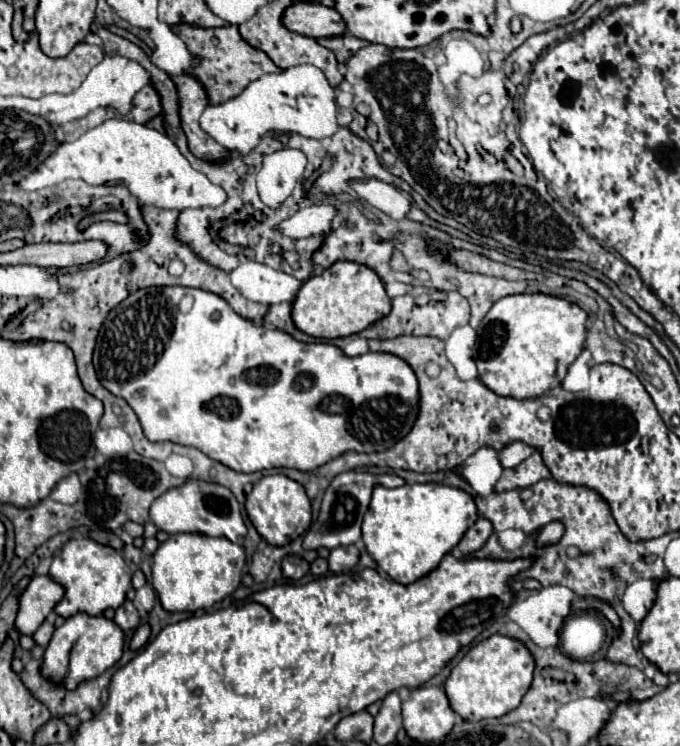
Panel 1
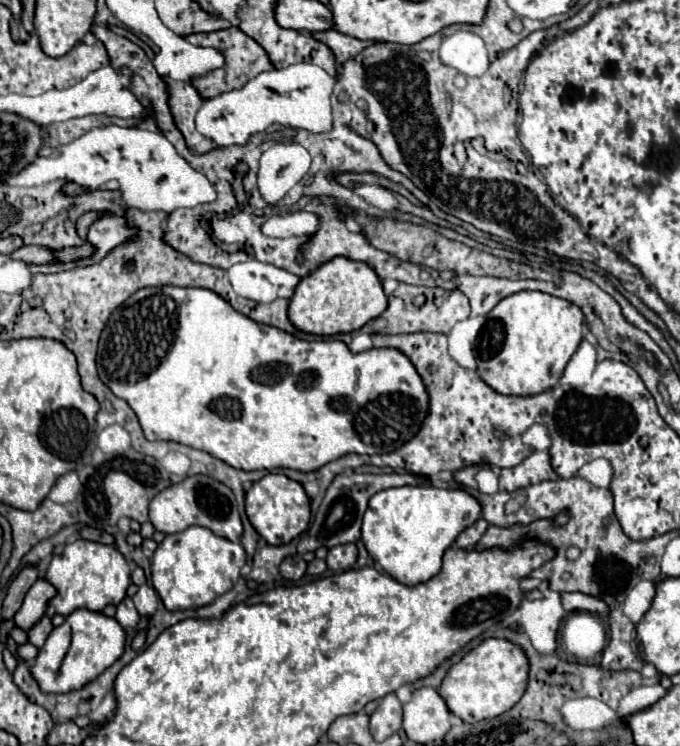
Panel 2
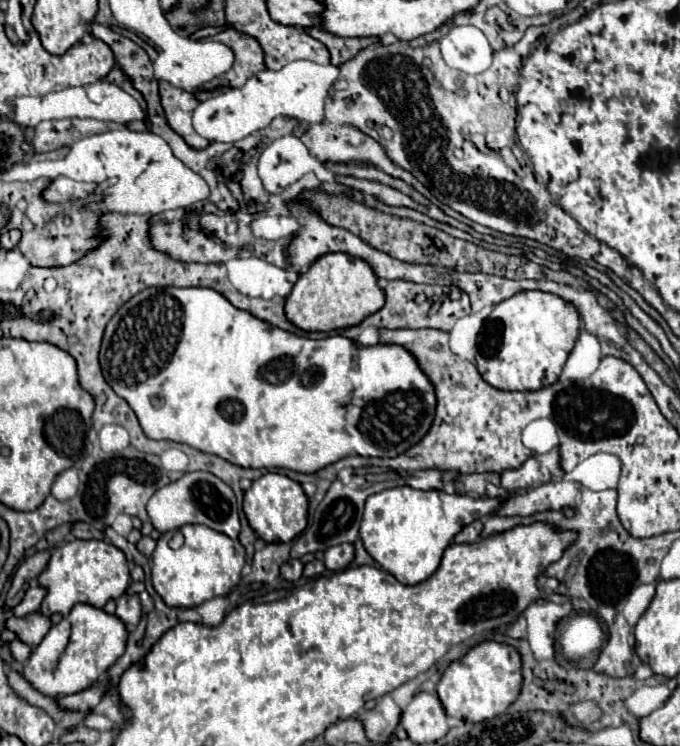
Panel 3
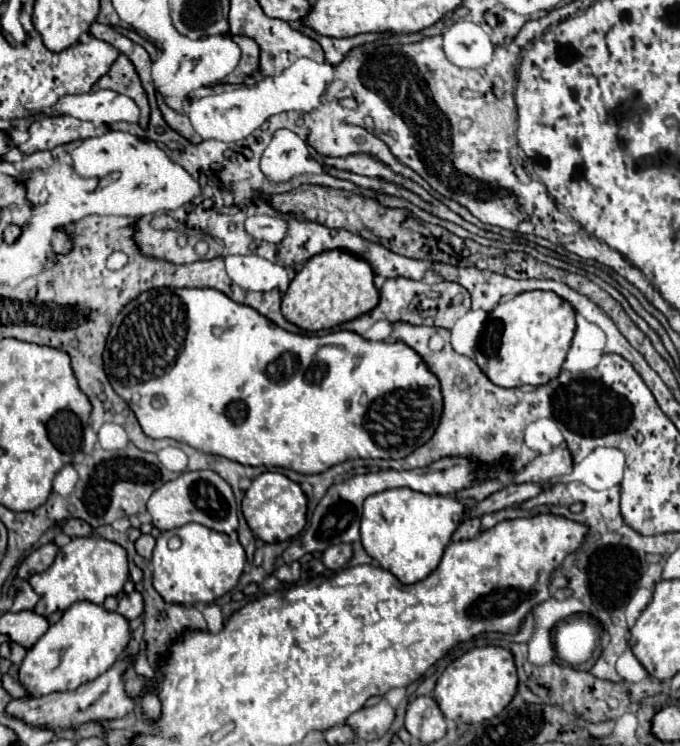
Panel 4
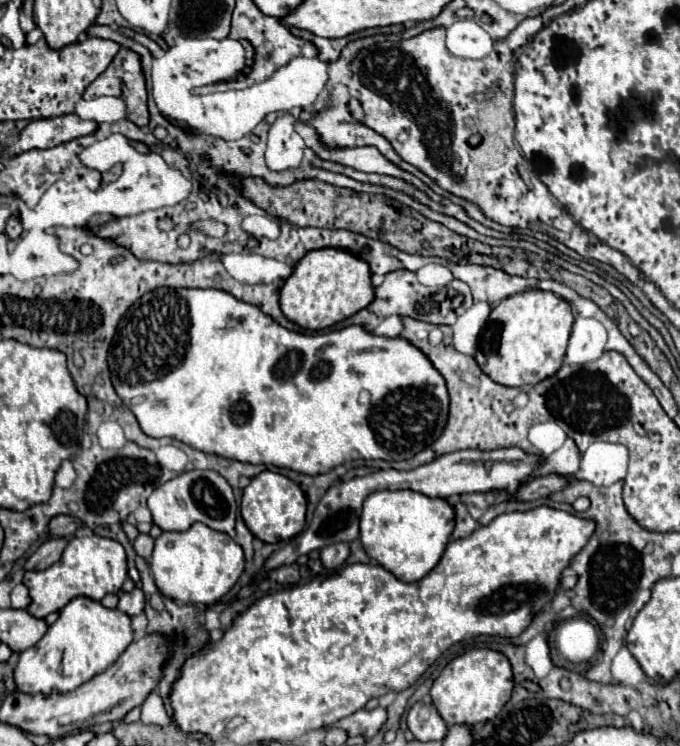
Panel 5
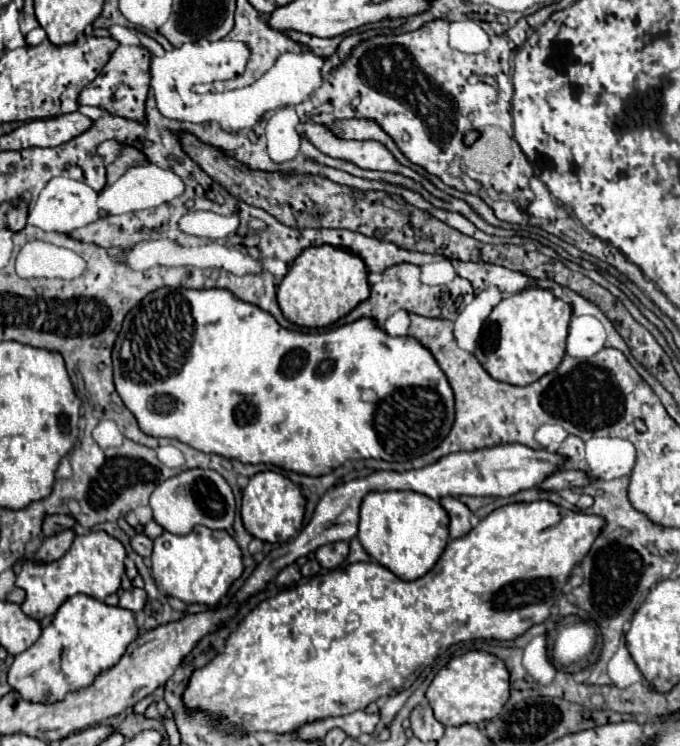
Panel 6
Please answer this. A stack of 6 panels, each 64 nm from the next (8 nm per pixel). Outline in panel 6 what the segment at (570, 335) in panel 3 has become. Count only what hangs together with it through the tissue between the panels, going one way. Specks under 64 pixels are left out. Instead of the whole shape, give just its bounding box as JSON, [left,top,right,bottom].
[476,290,570,386]

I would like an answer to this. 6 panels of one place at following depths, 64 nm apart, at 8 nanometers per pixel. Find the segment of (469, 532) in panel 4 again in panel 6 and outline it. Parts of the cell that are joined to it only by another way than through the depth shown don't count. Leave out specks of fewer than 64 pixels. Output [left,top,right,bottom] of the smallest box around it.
[440,496,472,538]

